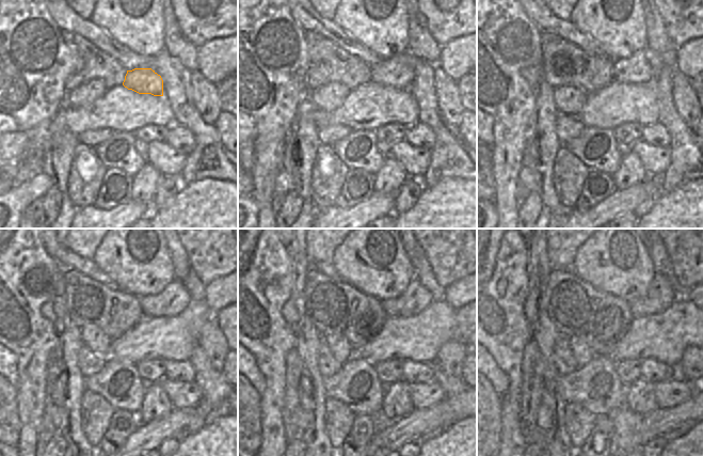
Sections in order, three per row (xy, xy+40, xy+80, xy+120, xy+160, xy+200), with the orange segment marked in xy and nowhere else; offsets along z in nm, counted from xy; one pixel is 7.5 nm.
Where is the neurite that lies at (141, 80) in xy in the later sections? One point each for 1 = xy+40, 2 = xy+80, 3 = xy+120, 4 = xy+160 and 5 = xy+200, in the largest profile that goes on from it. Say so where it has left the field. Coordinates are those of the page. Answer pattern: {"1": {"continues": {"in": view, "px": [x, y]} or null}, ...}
{"1": {"continues": {"in": "xy+40", "px": [398, 72]}}, "2": {"continues": {"in": "xy+80", "px": [641, 67]}}, "3": {"continues": {"in": "xy+120", "px": [174, 298]}}, "4": {"continues": {"in": "xy+160", "px": [415, 299]}}, "5": {"continues": {"in": "xy+200", "px": [659, 296]}}}

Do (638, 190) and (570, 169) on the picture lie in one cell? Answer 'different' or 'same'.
different

